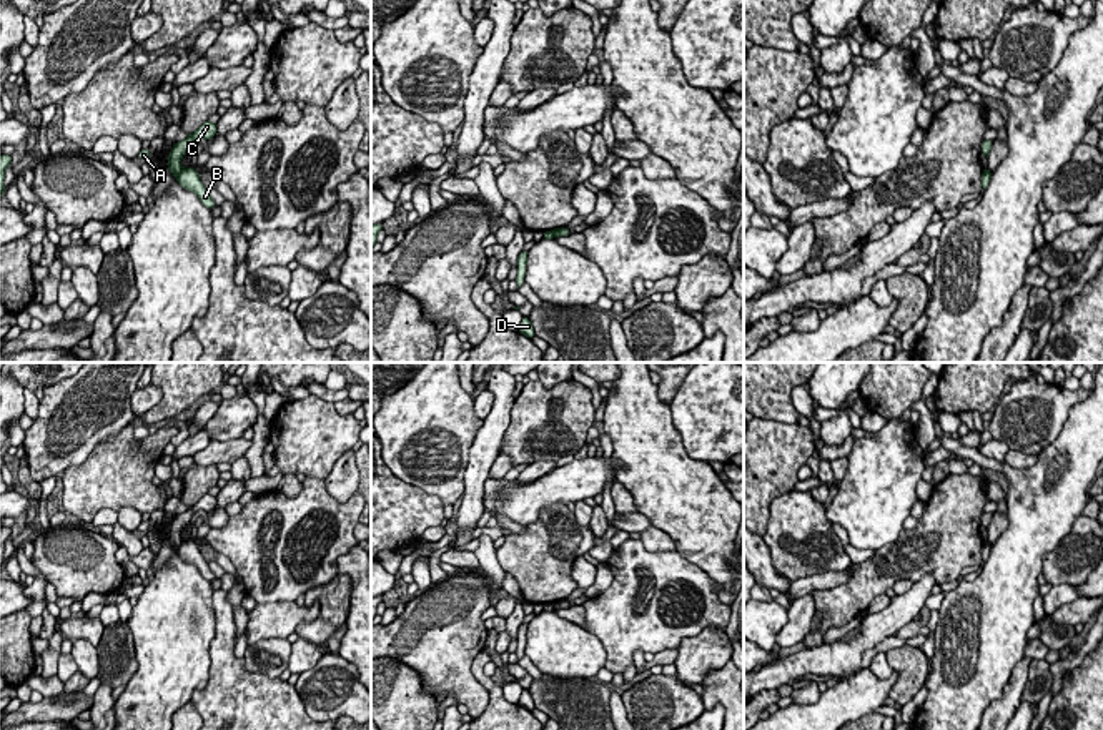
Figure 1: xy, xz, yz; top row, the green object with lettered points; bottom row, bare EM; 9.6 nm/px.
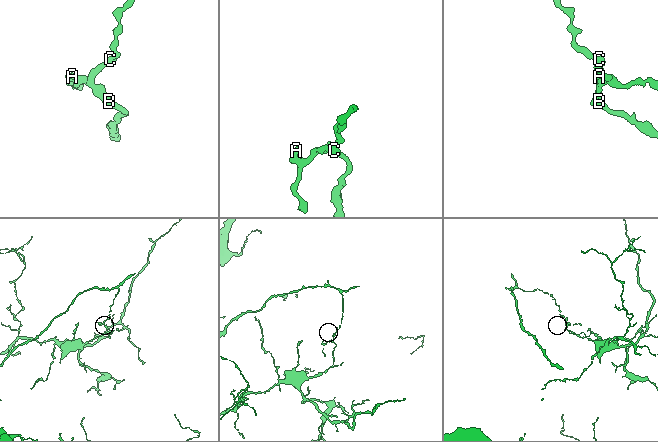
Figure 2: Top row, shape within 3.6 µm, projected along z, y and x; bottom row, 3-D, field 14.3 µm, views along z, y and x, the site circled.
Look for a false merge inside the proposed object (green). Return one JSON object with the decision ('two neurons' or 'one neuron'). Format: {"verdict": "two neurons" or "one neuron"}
{"verdict": "two neurons"}

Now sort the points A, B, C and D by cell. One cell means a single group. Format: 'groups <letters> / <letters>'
groups A C D / B

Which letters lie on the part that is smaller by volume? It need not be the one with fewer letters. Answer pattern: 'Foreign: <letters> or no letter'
Foreign: A, C, D

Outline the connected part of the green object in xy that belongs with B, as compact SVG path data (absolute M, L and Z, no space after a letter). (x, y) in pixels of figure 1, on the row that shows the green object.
M183 168L181 173L176 176L176 181L190 191L195 191L200 198L200 201L206 206L206 208L215 208L216 203L213 201L213 198L210 196L208 190L203 186L198 170L195 168Z

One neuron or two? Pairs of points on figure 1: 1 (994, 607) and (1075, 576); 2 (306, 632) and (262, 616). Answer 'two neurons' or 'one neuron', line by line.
1: two neurons
2: two neurons

